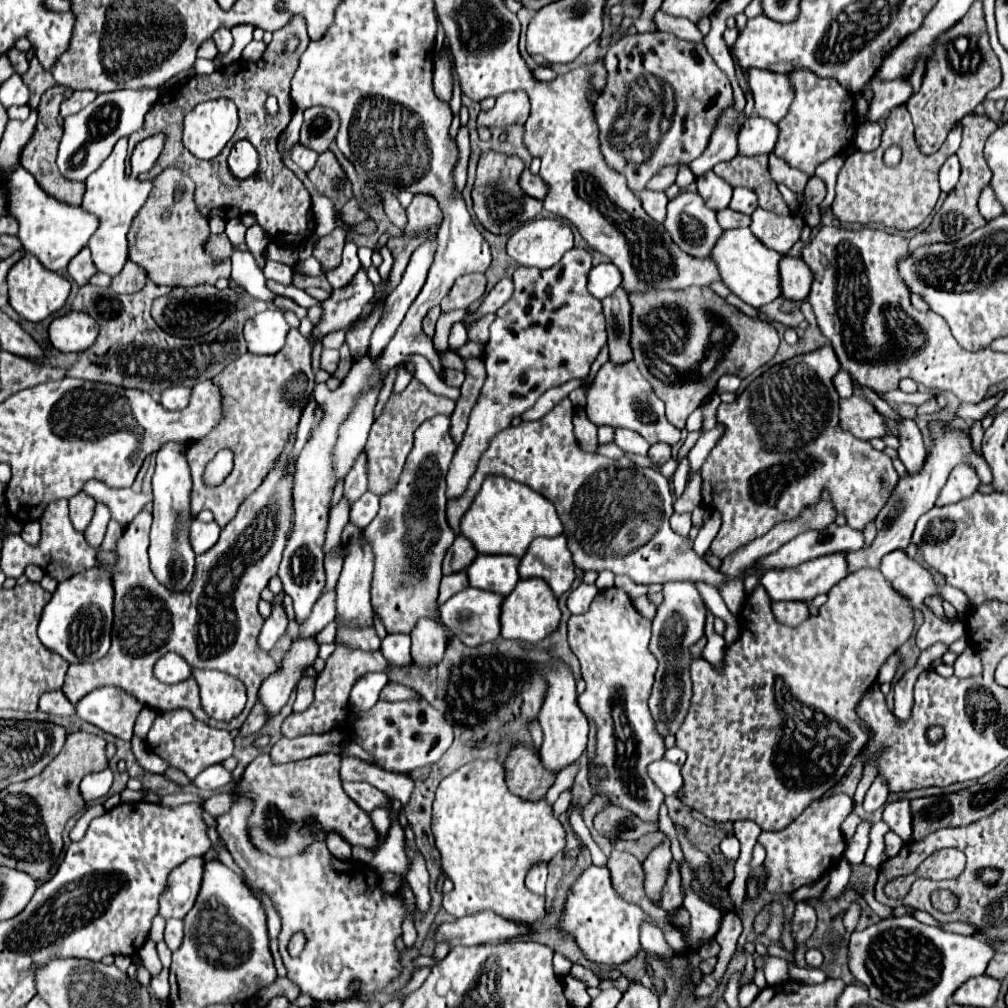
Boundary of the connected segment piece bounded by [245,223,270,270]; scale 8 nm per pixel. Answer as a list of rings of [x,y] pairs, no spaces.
[[[257,223],[250,226],[245,233],[245,242],[249,251],[252,252],[252,256],[256,258],[256,264],[258,264],[258,268],[260,268],[260,270],[262,270],[262,268],[264,268],[264,264],[266,264],[266,258],[262,256],[262,252],[264,252],[264,248],[268,246],[270,241],[270,238],[265,236],[268,235]]]

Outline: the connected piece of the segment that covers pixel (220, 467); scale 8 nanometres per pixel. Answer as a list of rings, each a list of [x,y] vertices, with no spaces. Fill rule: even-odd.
[[[220,450],[207,465],[204,475],[212,475],[210,470],[216,478],[226,478],[232,470],[232,452],[230,450]]]

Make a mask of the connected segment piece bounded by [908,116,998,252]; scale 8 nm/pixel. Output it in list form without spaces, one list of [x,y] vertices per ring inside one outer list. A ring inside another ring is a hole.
[[[966,116],[960,120],[962,124],[962,144],[956,152],[956,156],[960,158],[960,164],[962,164],[962,176],[958,180],[958,186],[948,194],[948,198],[944,200],[942,208],[934,214],[934,220],[932,224],[916,234],[912,240],[910,240],[910,252],[914,252],[918,246],[926,246],[926,244],[936,244],[936,242],[956,242],[960,238],[964,238],[966,234],[974,232],[976,228],[984,226],[986,220],[980,216],[978,212],[978,198],[982,194],[982,190],[988,186],[990,178],[992,178],[992,172],[984,160],[984,142],[986,138],[998,128],[996,122],[992,122],[988,116]]]

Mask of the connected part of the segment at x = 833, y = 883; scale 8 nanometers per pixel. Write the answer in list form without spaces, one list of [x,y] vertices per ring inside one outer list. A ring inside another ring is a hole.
[[[845,856],[834,866],[829,872],[829,884],[822,894],[822,898],[818,898],[820,902],[825,902],[829,898],[836,898],[847,885],[850,878],[850,864]]]

